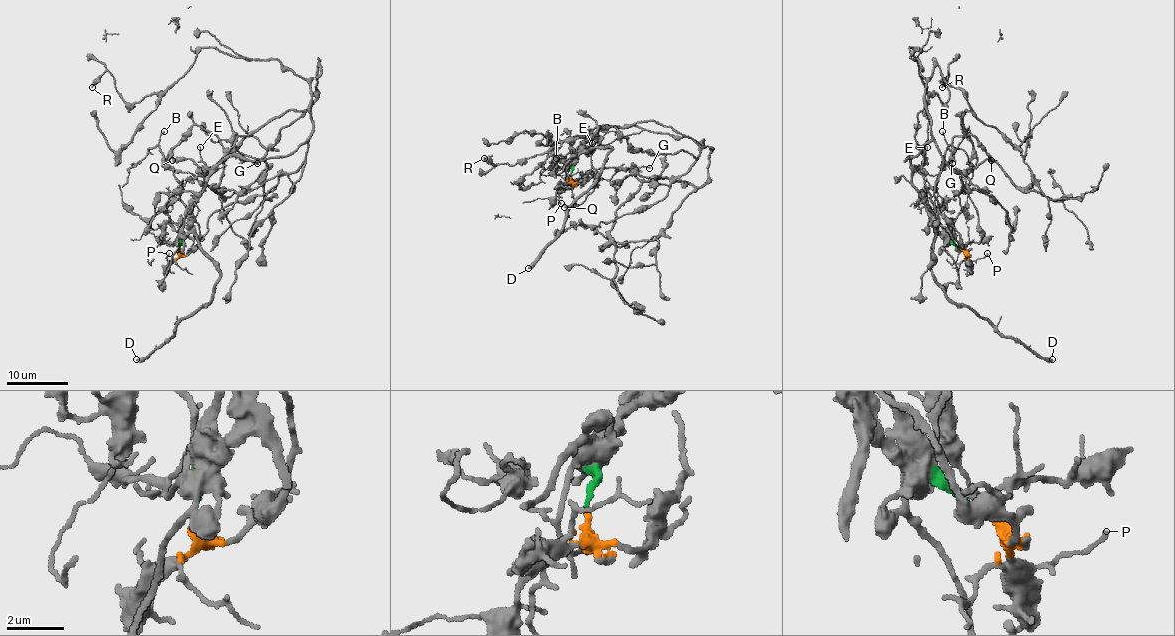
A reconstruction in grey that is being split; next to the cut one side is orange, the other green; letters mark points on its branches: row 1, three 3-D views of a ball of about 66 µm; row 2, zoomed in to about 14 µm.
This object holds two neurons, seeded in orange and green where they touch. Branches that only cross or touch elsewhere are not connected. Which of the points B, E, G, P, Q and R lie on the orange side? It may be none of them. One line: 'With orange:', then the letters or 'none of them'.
With orange: B, E, P

